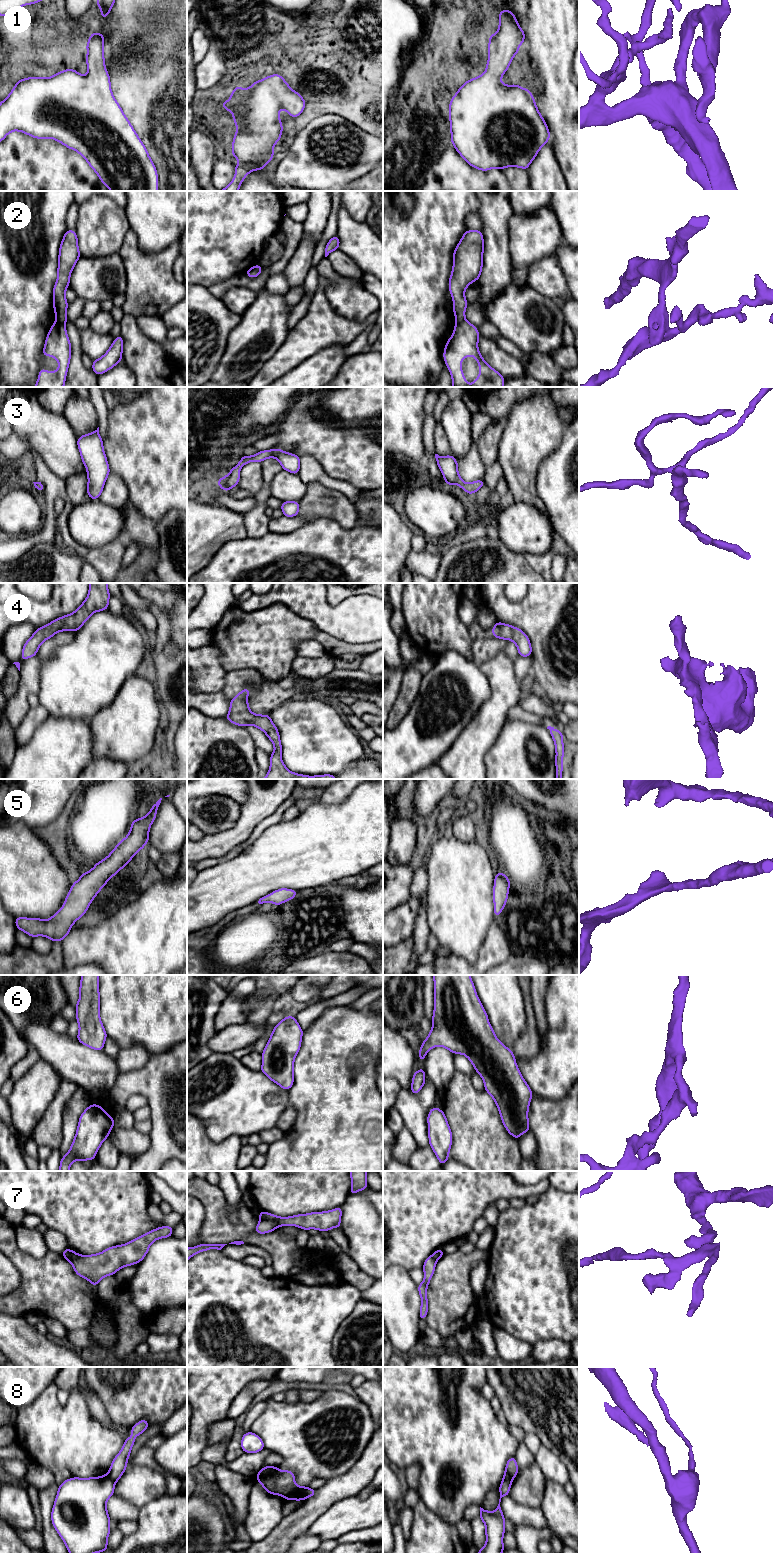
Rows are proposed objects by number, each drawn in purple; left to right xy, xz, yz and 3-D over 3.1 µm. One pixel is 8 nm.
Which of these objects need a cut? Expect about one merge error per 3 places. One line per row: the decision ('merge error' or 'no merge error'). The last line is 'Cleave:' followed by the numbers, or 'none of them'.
1: no merge error
2: merge error
3: no merge error
4: no merge error
5: no merge error
6: no merge error
7: merge error
8: merge error
Cleave: 2, 7, 8

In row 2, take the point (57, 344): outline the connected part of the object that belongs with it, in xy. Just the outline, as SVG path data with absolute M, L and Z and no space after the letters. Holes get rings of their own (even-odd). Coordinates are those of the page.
M56 320L47 334L42 355L54 357L58 361L59 367L55 372L40 368L38 380L34 387L64 387L71 352L66 322Z

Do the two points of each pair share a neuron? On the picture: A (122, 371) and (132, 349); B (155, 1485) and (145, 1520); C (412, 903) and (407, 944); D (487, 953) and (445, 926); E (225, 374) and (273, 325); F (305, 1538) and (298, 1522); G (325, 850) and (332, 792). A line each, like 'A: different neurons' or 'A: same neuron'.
A: different neurons
B: different neurons
C: different neurons
D: different neurons
E: same neuron
F: different neurons
G: different neurons

